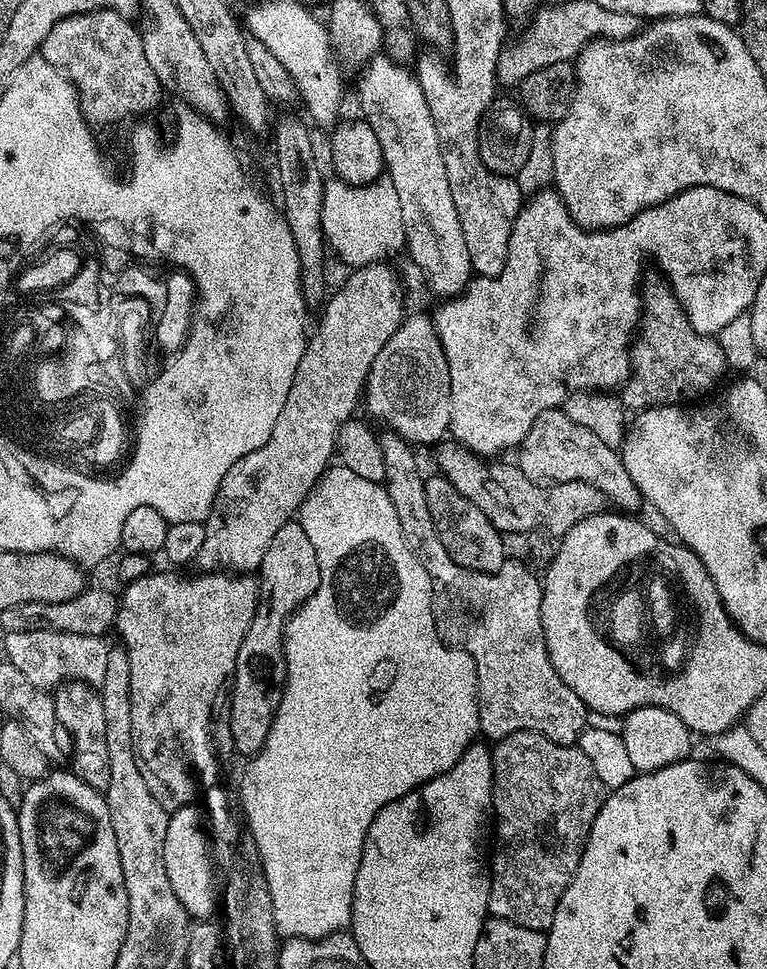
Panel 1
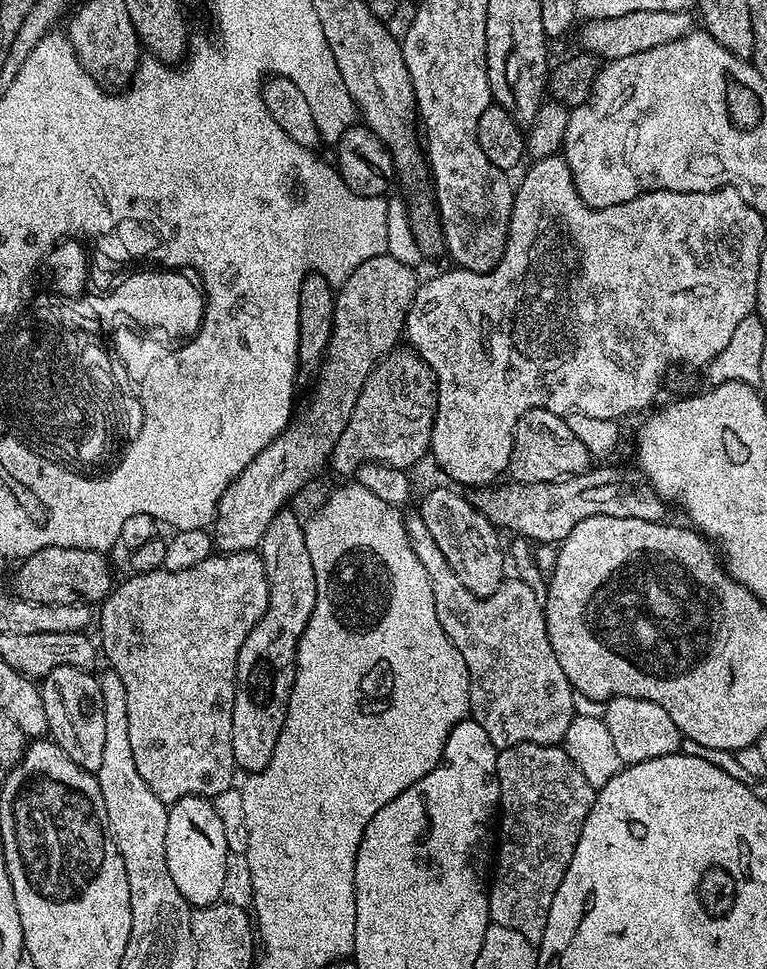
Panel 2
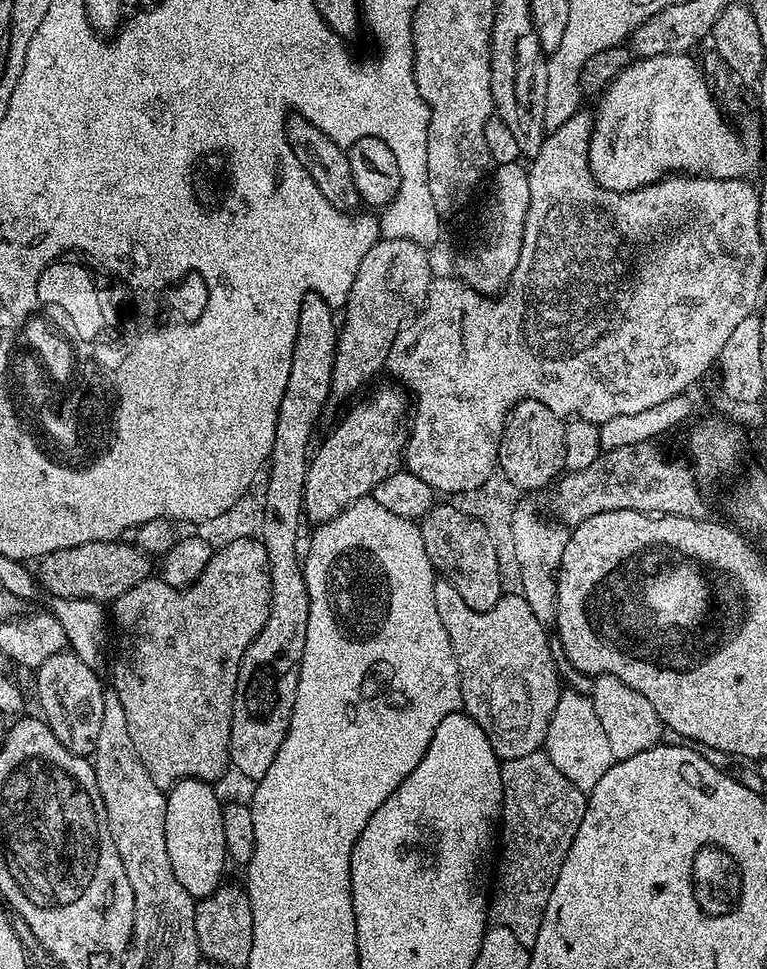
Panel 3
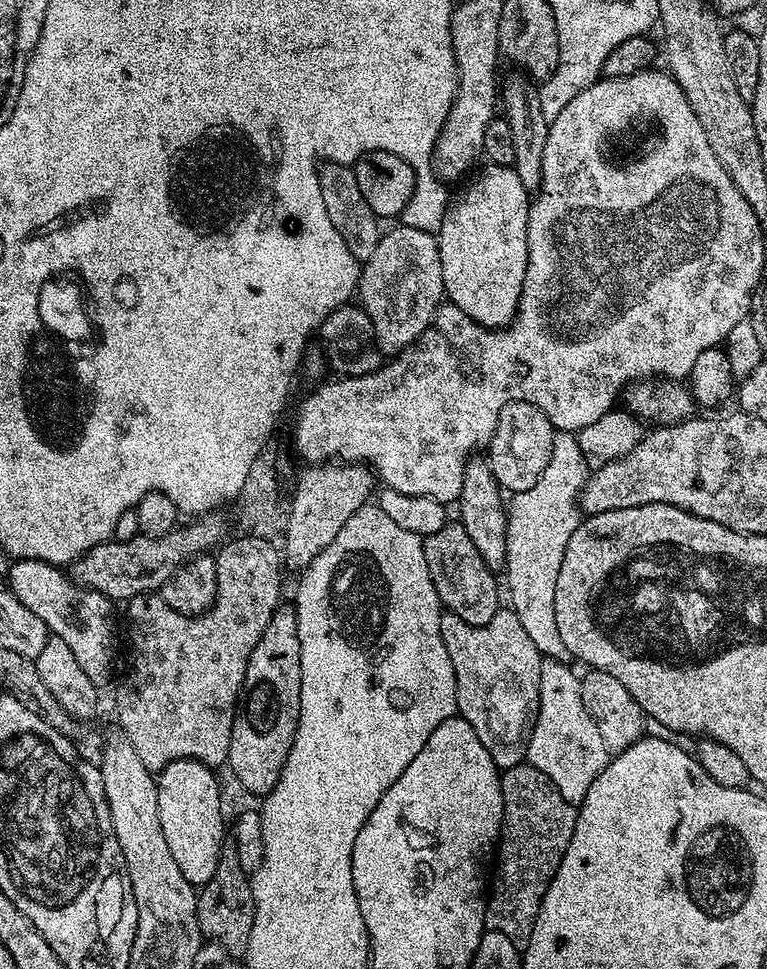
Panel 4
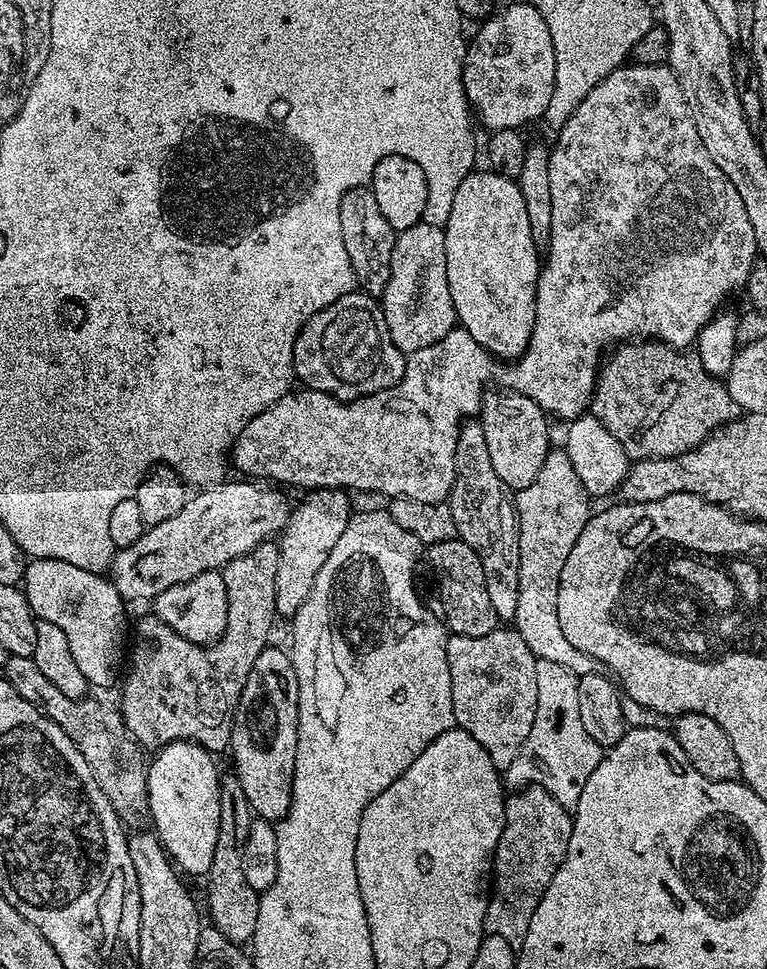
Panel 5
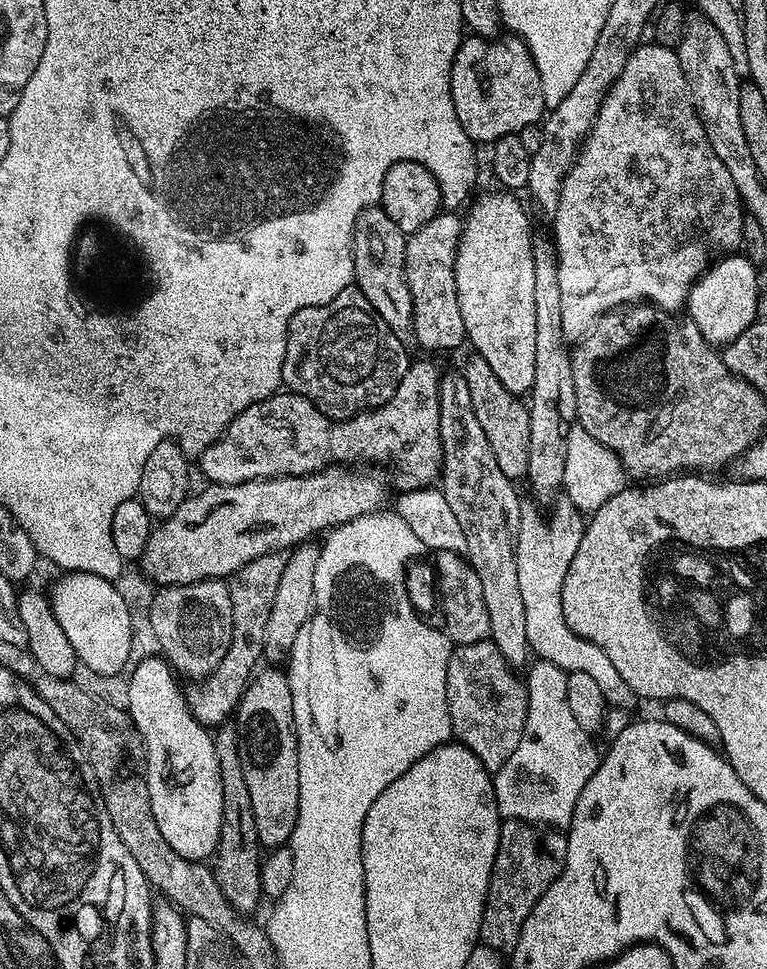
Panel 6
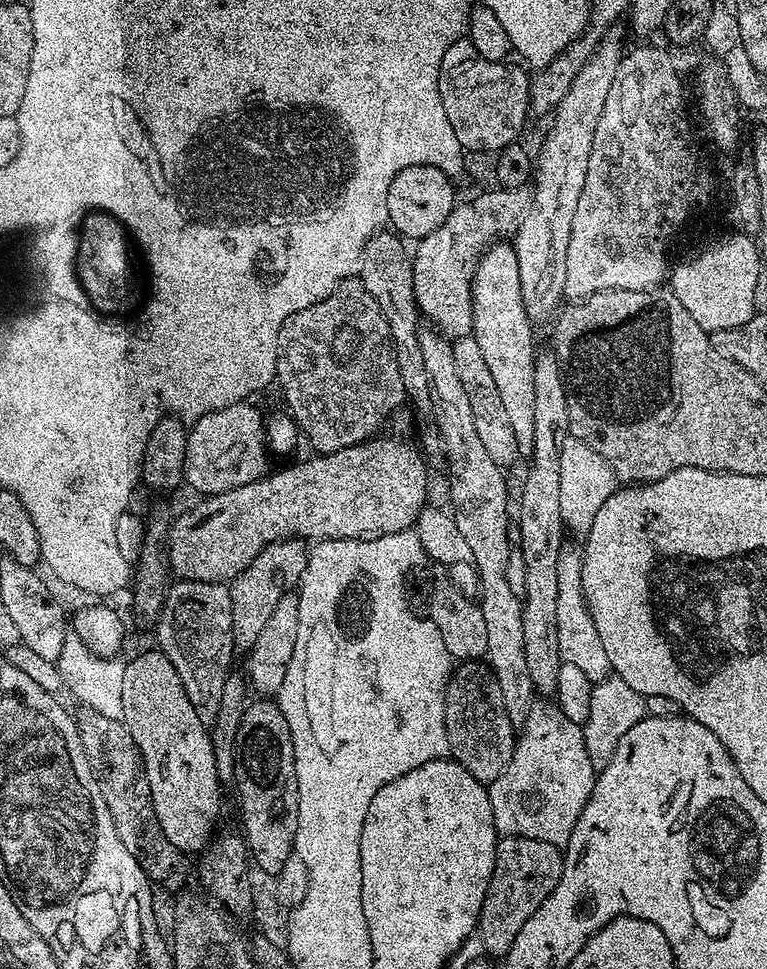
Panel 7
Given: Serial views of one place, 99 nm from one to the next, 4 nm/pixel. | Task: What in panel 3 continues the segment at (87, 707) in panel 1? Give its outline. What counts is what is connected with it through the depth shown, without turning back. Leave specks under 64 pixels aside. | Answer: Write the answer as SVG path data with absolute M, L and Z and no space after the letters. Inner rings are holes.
M65 650L46 658L42 666L34 670L36 676L36 700L40 703L43 719L54 730L54 738L74 754L91 757L98 746L98 733L102 727L102 702L106 684L100 681L101 673L86 666L82 658Z

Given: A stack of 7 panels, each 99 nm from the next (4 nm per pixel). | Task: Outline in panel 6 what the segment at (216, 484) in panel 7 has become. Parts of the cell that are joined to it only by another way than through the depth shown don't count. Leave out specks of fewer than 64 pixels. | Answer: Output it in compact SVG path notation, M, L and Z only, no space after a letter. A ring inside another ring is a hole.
M424 358L428 360L413 359L409 363L406 374L402 378L402 382L398 382L398 390L394 390L394 398L390 398L390 402L386 402L380 408L373 408L366 412L359 412L358 415L352 417L351 420L332 420L326 414L322 414L322 410L318 410L315 404L312 404L304 396L299 396L296 392L281 390L274 396L267 396L262 402L246 406L246 410L242 410L242 414L238 414L226 426L226 430L222 435L205 452L200 453L198 463L204 471L205 481L213 484L241 484L242 482L250 482L251 480L269 480L275 476L309 476L312 472L320 472L323 468L333 466L352 466L357 462L367 462L372 466L389 466L393 464L396 467L397 476L394 476L394 484L397 489L407 490L410 488L426 488L433 483L432 480L441 475L444 466L444 455L442 454L442 442L440 441L440 431L438 430L438 398L436 397L436 386L440 382L442 375L441 369L436 369L435 359Z

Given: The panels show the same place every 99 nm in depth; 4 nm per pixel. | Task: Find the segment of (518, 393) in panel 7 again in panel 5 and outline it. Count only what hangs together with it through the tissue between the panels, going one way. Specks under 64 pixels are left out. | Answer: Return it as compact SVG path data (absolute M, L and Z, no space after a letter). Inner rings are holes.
M473 170L470 175L464 176L462 182L458 182L451 189L452 205L448 208L448 221L443 221L444 241L446 242L446 282L450 282L450 298L454 302L454 310L459 327L466 329L470 338L478 342L491 356L495 356L504 362L511 362L520 357L528 348L528 343L534 330L534 318L536 317L536 283L540 277L542 256L534 246L534 238L530 238L530 218L526 214L526 202L522 199L522 190L511 176L503 176L491 170Z

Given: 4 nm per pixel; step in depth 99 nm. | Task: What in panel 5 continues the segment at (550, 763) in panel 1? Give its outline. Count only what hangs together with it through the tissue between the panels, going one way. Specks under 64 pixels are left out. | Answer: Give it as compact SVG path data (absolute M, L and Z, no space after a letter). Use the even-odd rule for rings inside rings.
M521 788L505 799L504 829L492 858L494 875L484 919L487 935L506 938L506 942L514 946L524 941L526 930L530 930L530 918L534 918L534 910L538 910L538 902L542 902L554 874L558 874L566 858L571 833L569 809L563 808L545 788Z

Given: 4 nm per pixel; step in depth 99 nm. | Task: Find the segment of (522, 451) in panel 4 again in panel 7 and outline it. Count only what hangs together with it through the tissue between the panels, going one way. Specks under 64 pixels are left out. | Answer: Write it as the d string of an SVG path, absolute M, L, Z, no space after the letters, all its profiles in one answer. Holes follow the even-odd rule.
M472 335L461 340L453 340L452 349L458 378L462 381L462 386L466 386L466 398L470 398L470 410L474 414L474 430L478 430L478 438L482 438L482 446L486 446L490 458L494 458L494 462L498 465L509 466L508 464L514 463L520 456L518 442L514 438L510 418L502 407L498 385L494 383L494 377L490 375L490 370L482 359L482 350Z

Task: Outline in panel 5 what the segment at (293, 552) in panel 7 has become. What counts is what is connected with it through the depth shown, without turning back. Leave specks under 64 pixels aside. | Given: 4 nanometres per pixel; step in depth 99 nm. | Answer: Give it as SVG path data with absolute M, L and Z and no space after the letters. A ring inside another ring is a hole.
M276 542L259 544L254 550L234 558L224 567L224 581L228 595L228 613L226 630L220 639L212 644L195 644L182 634L178 634L159 620L155 614L144 616L136 624L136 641L130 644L130 664L132 673L125 675L124 693L120 696L118 707L126 722L126 730L145 750L165 748L175 740L190 740L200 744L213 754L227 749L232 742L232 717L236 715L238 698L248 681L248 675L258 654L269 647L268 635L272 632L272 623L278 620L274 606L274 582L278 575L280 545Z

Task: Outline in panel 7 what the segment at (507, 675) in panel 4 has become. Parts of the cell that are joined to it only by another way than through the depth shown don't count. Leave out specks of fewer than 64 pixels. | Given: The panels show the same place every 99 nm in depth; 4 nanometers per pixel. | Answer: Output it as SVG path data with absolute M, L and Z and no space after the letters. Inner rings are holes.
M465 661L453 671L444 692L444 721L451 759L485 784L505 772L516 749L518 734L506 714L501 688L487 663Z

